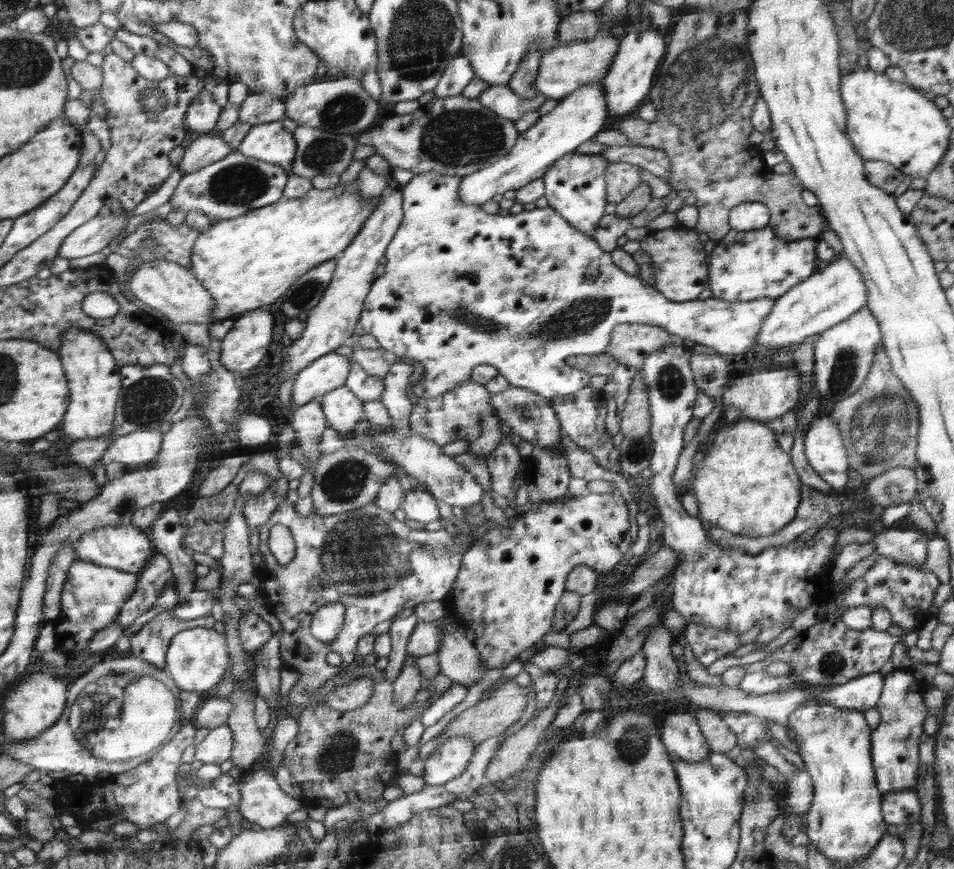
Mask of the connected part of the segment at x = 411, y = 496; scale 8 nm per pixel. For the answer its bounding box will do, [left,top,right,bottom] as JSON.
[404,486,441,523]

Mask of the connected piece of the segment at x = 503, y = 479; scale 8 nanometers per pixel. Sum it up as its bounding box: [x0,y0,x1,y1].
[485,436,523,502]

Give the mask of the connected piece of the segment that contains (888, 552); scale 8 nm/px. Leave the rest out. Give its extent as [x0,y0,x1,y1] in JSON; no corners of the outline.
[872,528,929,565]

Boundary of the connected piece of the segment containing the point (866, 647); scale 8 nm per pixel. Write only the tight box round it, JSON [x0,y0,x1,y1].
[743,616,904,685]

